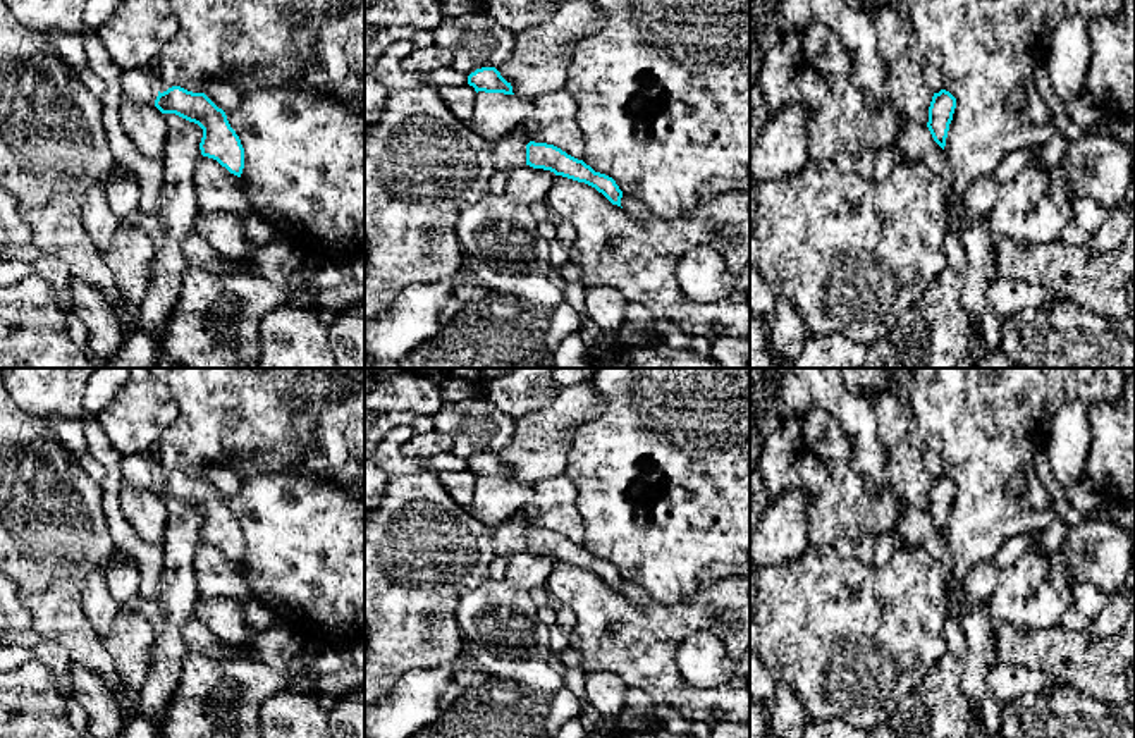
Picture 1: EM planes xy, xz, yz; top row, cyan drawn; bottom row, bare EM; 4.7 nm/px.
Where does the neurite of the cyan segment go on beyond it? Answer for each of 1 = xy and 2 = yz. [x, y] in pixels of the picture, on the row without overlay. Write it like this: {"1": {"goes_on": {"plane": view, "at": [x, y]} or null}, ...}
{"1": {"goes_on": null}, "2": {"goes_on": null}}

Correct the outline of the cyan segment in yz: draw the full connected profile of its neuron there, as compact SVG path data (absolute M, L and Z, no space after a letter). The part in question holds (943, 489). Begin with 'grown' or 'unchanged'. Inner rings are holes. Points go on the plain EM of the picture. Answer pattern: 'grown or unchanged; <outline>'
unchanged; M941 475L939 478L934 478L929 492L927 513L934 526L942 535L946 532L946 523L948 523L949 509L953 506L954 494L956 494L956 483L949 477Z

